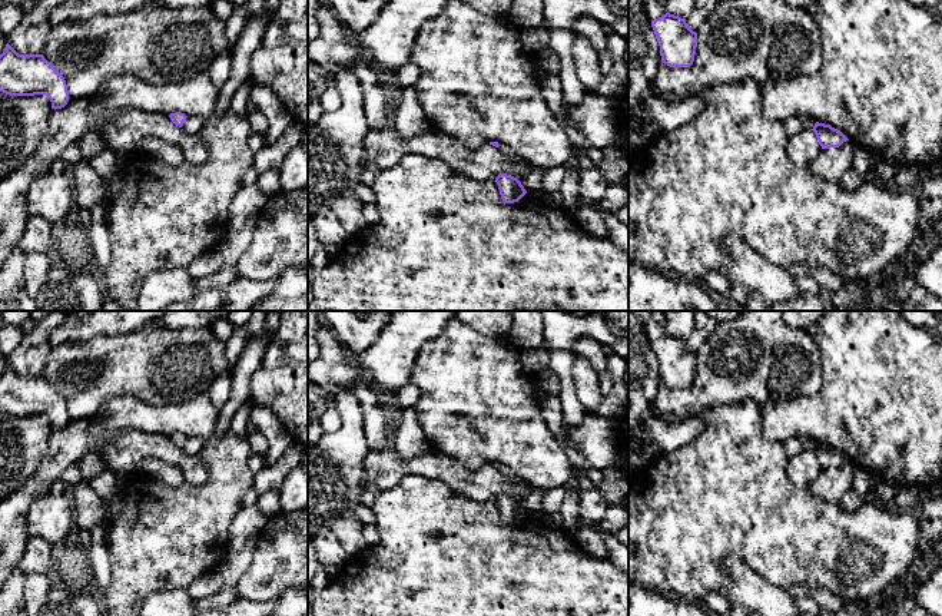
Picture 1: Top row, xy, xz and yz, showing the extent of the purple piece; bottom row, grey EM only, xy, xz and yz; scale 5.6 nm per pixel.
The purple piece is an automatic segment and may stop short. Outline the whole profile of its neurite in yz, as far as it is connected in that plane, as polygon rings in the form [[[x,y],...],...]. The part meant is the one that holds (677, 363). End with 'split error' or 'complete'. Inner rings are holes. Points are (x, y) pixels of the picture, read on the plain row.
[[[666,334],[663,338],[651,341],[651,348],[664,385],[670,388],[690,388],[693,385],[697,354],[687,347],[686,340]]]; complete

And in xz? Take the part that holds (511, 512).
[[[501,494],[495,499],[495,503],[504,524],[518,523],[527,514],[521,503],[511,496]]]; complete

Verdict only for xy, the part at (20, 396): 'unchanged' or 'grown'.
unchanged

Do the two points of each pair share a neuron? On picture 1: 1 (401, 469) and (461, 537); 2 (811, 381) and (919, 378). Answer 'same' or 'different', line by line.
1: different
2: different

